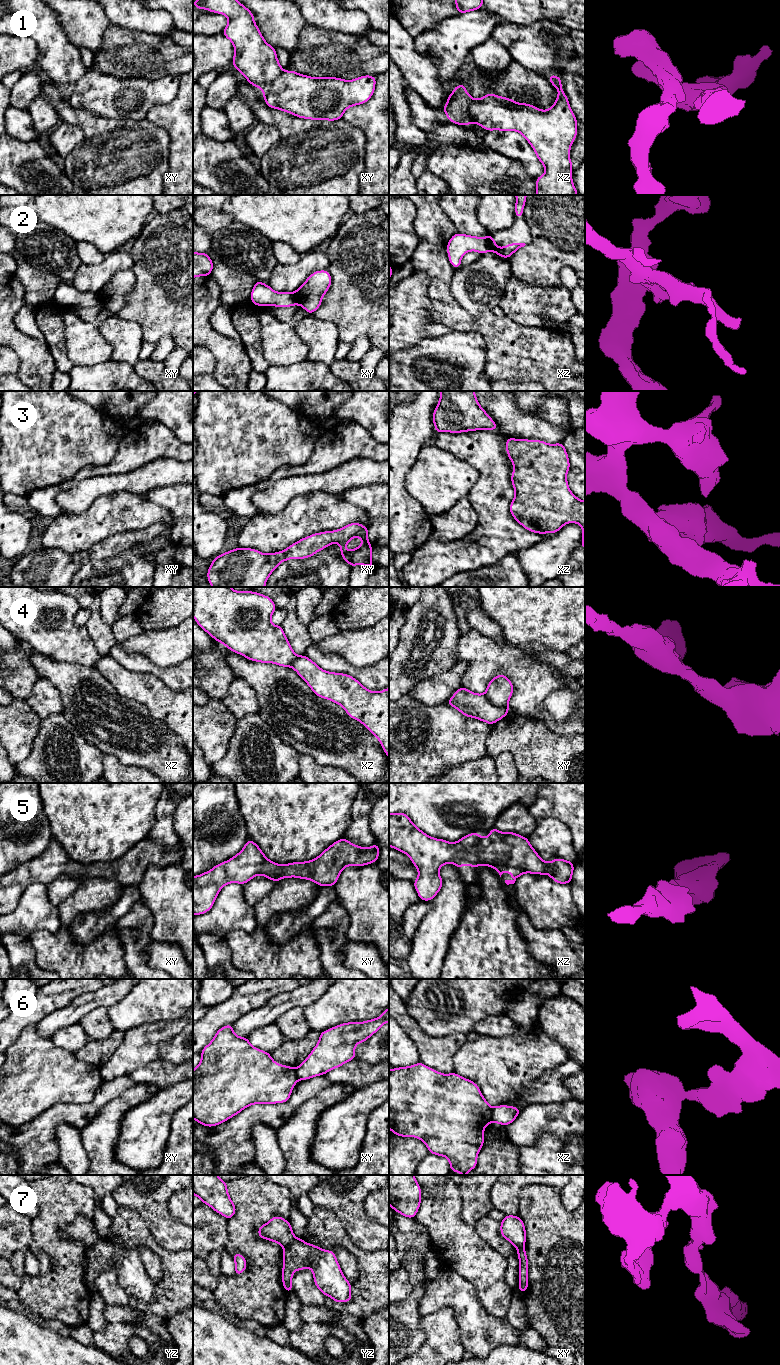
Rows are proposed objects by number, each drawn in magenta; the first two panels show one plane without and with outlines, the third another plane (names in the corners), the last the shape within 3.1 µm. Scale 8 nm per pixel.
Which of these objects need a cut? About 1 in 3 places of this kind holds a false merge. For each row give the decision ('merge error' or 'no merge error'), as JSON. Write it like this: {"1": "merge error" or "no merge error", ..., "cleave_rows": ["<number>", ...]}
{"1": "merge error", "2": "merge error", "3": "no merge error", "4": "merge error", "5": "no merge error", "6": "merge error", "7": "merge error", "cleave_rows": ["1", "2", "4", "6", "7"]}

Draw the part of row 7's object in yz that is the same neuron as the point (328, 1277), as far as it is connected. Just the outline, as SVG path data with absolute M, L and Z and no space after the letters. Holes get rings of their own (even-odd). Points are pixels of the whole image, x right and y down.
M295 1238L290 1246L284 1250L282 1284L286 1293L293 1291L292 1276L294 1272L306 1268L312 1270L315 1286L324 1296L331 1297L335 1304L338 1302L349 1302L352 1299L351 1283L343 1275L335 1253L331 1250L324 1250L316 1245L309 1244L301 1238Z

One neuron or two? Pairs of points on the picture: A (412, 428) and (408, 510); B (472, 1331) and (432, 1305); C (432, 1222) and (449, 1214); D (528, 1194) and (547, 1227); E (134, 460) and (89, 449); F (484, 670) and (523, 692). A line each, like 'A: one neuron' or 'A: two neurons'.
A: one neuron
B: one neuron
C: one neuron
D: one neuron
E: two neurons
F: one neuron

